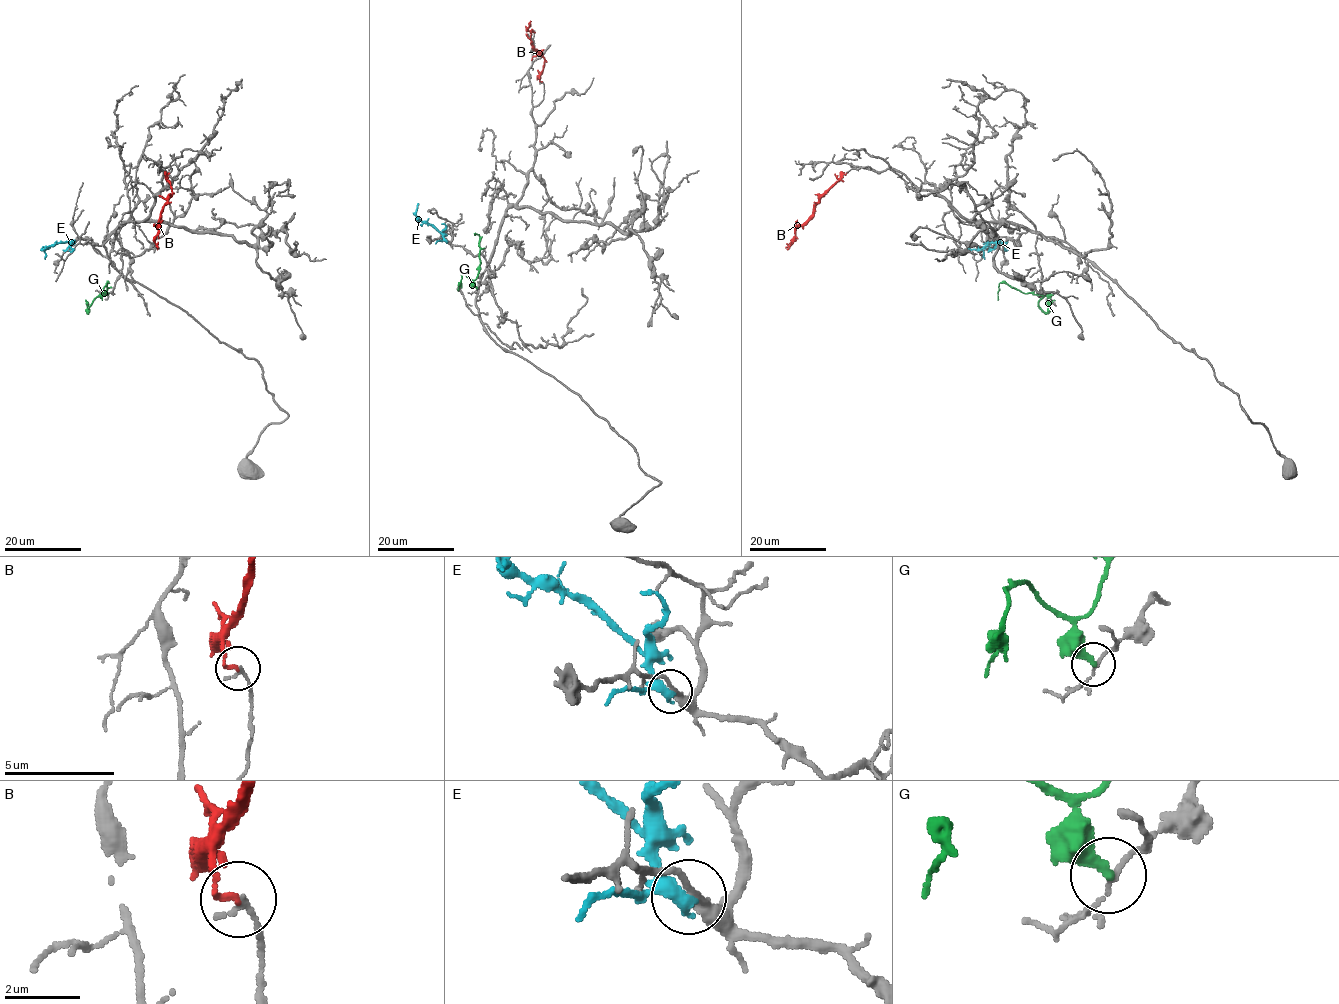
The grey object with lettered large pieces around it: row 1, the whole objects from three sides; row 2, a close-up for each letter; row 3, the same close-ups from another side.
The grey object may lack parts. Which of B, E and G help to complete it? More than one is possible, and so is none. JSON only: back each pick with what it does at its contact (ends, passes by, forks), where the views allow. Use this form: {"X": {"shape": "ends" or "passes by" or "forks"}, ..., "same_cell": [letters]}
{"same_cell": []}

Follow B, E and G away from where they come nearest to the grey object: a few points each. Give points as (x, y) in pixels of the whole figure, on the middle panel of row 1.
B: (542, 81), (539, 74), (544, 58), (530, 40), (527, 28), (531, 21)
E: (447, 241), (416, 216), (418, 203)
G: (477, 288), (474, 280), (480, 260), (480, 237), (475, 233)

